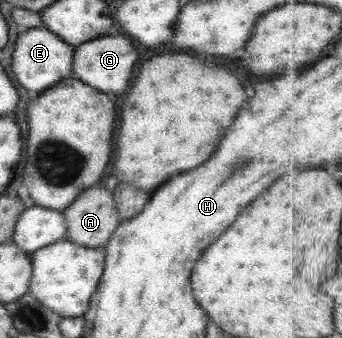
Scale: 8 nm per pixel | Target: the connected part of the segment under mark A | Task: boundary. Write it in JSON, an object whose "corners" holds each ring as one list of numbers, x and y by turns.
{"corners":[[99,185,84,189,71,206,61,210,61,215,65,222,64,240,90,248,103,248,120,222,113,195]]}

